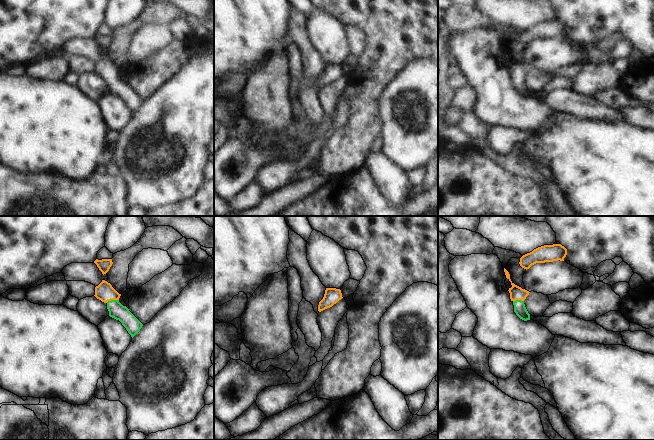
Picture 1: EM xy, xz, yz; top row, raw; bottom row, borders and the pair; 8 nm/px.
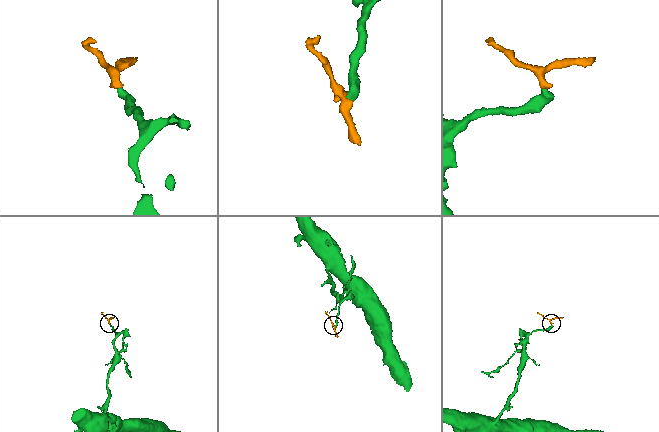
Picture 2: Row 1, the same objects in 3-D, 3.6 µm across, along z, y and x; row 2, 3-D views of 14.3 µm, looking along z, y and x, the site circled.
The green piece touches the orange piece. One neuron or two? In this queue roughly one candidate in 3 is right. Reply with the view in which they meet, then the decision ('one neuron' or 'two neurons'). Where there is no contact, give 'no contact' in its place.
contact in xy; one neuron

